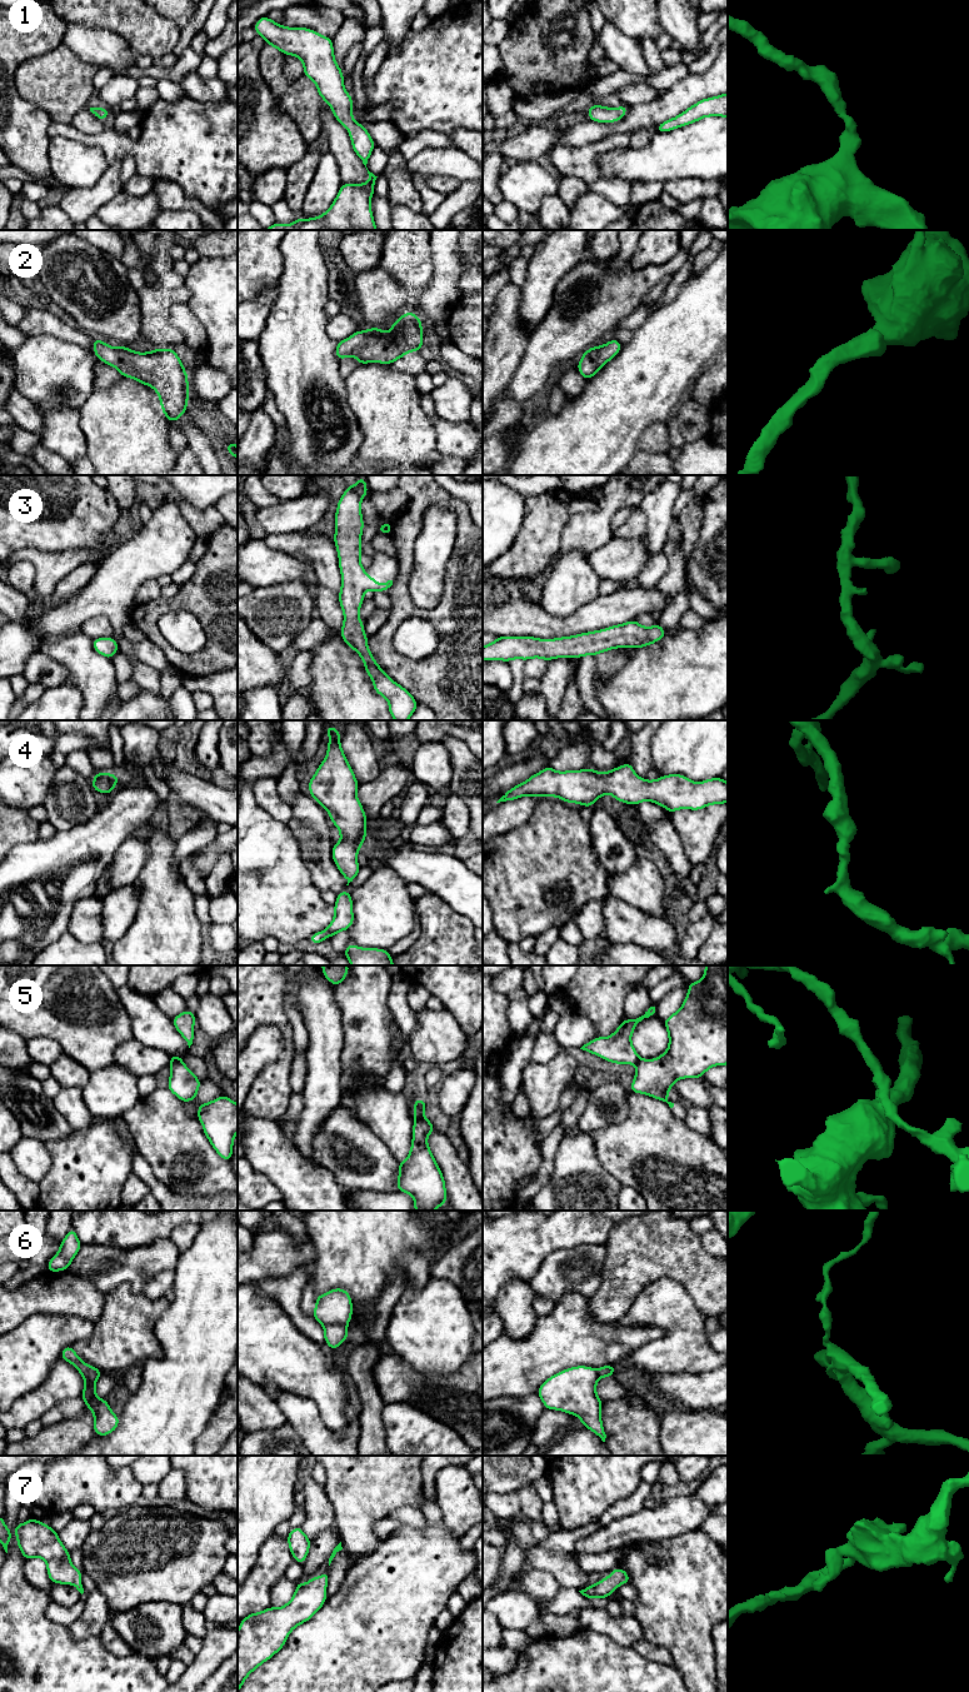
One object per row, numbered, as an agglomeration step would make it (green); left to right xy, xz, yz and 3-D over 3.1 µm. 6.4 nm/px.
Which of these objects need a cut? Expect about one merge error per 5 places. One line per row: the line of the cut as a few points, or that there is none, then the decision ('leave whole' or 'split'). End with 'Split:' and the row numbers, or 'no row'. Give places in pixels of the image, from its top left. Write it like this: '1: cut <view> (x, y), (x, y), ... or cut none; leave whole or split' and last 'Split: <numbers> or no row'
1: cut none; leave whole
2: cut none; leave whole
3: cut none; leave whole
4: cut none; leave whole
5: cut xz (424, 1117), (415, 1119); split
6: cut xy (100, 1371), (90, 1386), (91, 1396), (85, 1402); split
7: cut none; leave whole
Split: 5, 6

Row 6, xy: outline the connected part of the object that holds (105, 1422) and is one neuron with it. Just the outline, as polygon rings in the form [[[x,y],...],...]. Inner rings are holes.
[[[83,1376],[83,1378],[85,1381],[85,1386],[89,1386],[93,1388],[93,1396],[86,1402],[86,1407],[94,1413],[94,1419],[95,1419],[94,1421],[94,1432],[96,1436],[108,1436],[118,1428],[119,1416],[113,1413],[108,1401],[100,1399],[95,1394],[96,1381],[93,1384],[89,1384],[84,1376]]]

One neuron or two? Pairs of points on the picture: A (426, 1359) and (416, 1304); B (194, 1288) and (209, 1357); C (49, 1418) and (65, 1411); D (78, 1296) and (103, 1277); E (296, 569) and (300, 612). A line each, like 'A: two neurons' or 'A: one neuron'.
A: one neuron
B: one neuron
C: one neuron
D: two neurons
E: two neurons

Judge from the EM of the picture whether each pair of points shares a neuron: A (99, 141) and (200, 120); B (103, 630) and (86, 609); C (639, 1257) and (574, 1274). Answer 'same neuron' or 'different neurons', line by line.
A: same neuron
B: different neurons
C: different neurons

